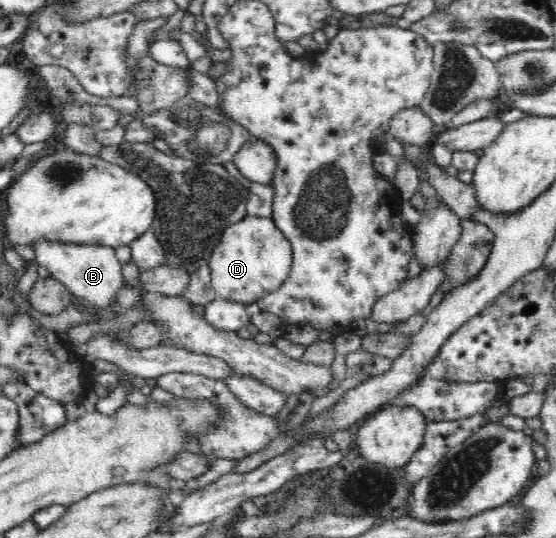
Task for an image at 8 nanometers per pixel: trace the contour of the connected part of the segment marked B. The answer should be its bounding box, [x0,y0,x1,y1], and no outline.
[32,240,124,308]

